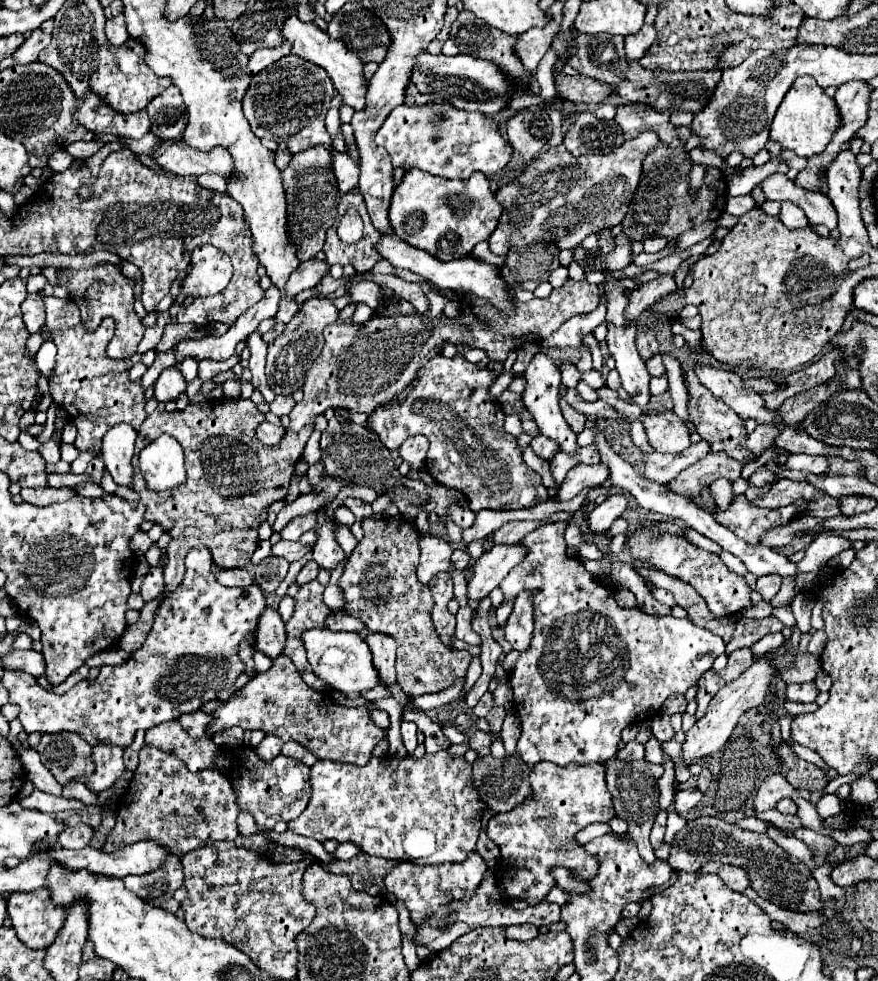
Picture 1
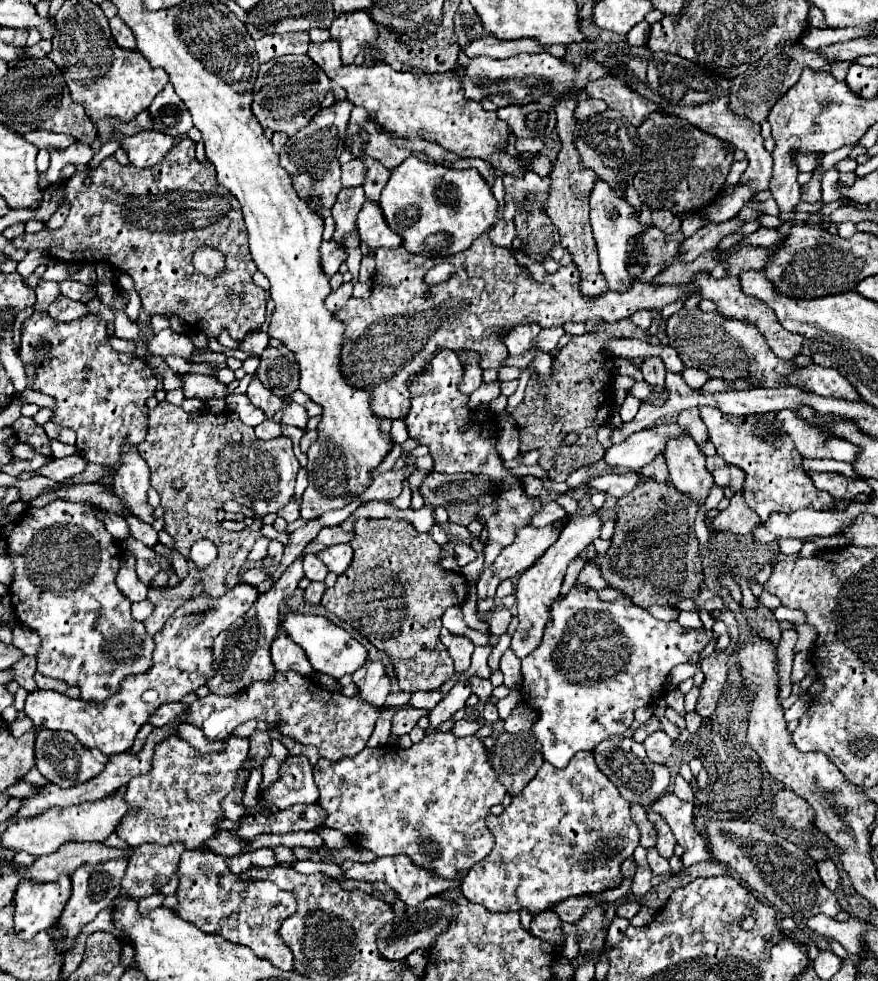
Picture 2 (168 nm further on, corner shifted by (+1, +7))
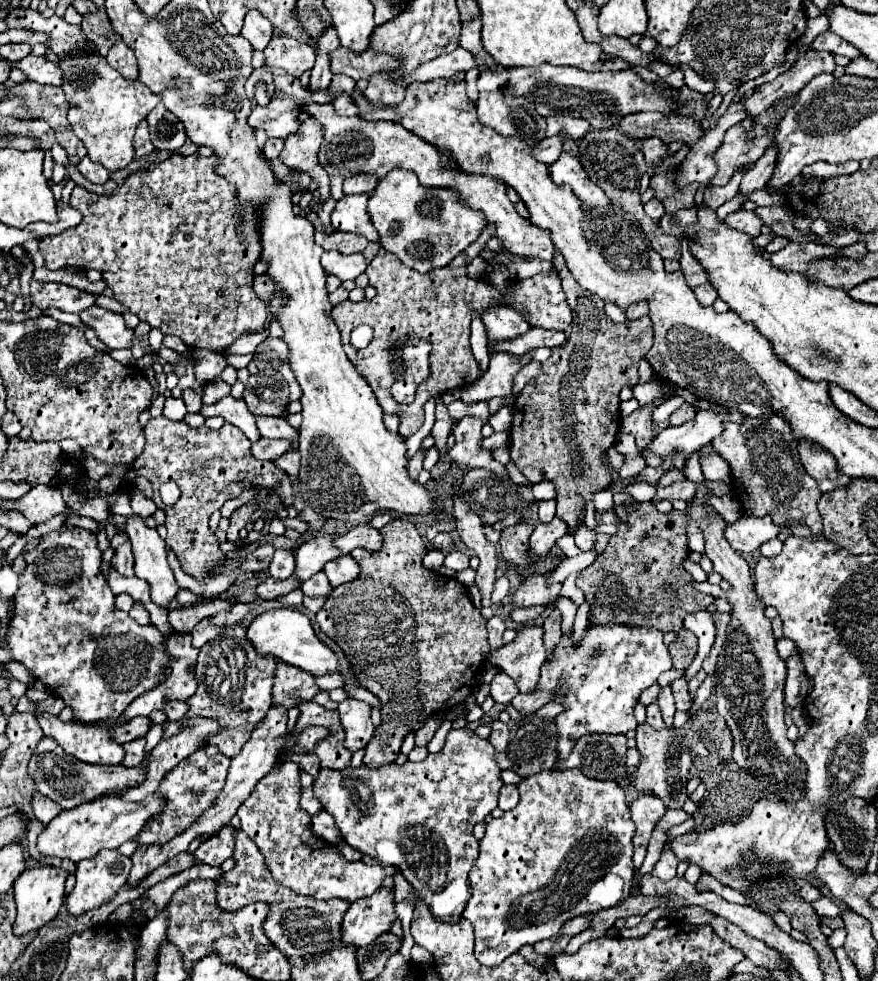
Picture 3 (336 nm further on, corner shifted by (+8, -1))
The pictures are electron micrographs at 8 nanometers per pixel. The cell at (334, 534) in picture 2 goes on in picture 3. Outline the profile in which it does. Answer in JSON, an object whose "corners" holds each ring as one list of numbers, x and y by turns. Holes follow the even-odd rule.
{"corners":[[357,526,349,532,345,532,341,538,337,538,337,548,343,554,349,554,353,548,367,548,369,552,373,550,381,550,383,544,383,536,377,528,371,526]]}

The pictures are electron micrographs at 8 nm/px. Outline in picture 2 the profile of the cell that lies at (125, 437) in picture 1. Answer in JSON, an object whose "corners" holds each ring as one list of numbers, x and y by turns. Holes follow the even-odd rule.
{"corners":[[124,444,120,452,120,466,114,472,114,492,128,506,134,516,144,522,152,522,152,508,146,504,146,492,150,488,150,468,138,454,134,444]]}

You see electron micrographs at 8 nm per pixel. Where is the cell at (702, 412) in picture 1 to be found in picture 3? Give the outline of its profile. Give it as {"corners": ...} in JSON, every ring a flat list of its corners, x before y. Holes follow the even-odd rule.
{"corners":[[745,418,743,424,729,424,723,434,719,434,711,444,717,446,717,452,729,462,733,470,733,486,739,492,745,492,741,500,743,512,749,516,765,516,769,514,775,524,787,524,787,522,803,522,805,526,823,526,821,514,817,510,817,502,821,498,821,490,811,478,805,468,801,466,799,454,797,454,797,442,793,442,791,426,785,418,769,418,769,422,761,422,761,418]]}

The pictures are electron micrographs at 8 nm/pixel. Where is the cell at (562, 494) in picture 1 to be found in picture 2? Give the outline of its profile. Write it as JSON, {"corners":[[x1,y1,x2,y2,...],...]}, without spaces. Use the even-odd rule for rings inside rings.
{"corners":[[676,422,640,430,622,444,610,446,602,460,612,468,612,472,638,472,642,466,650,464,656,454,664,452,664,440,682,432,684,430]]}

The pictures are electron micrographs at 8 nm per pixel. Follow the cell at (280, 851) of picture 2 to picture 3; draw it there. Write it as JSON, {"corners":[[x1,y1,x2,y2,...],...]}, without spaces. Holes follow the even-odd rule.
{"corners":[[293,762,273,766,273,770,259,780,251,796,239,806,237,816,241,820,241,830,257,844,273,878,279,884,291,888,295,894,311,896,317,900,339,898,347,902,371,896,381,886,383,878,393,876,397,868,381,864,367,866,363,862,349,862,343,858,337,846,315,836,309,828,311,816,299,806,301,798,299,772,301,772,299,766]]}

